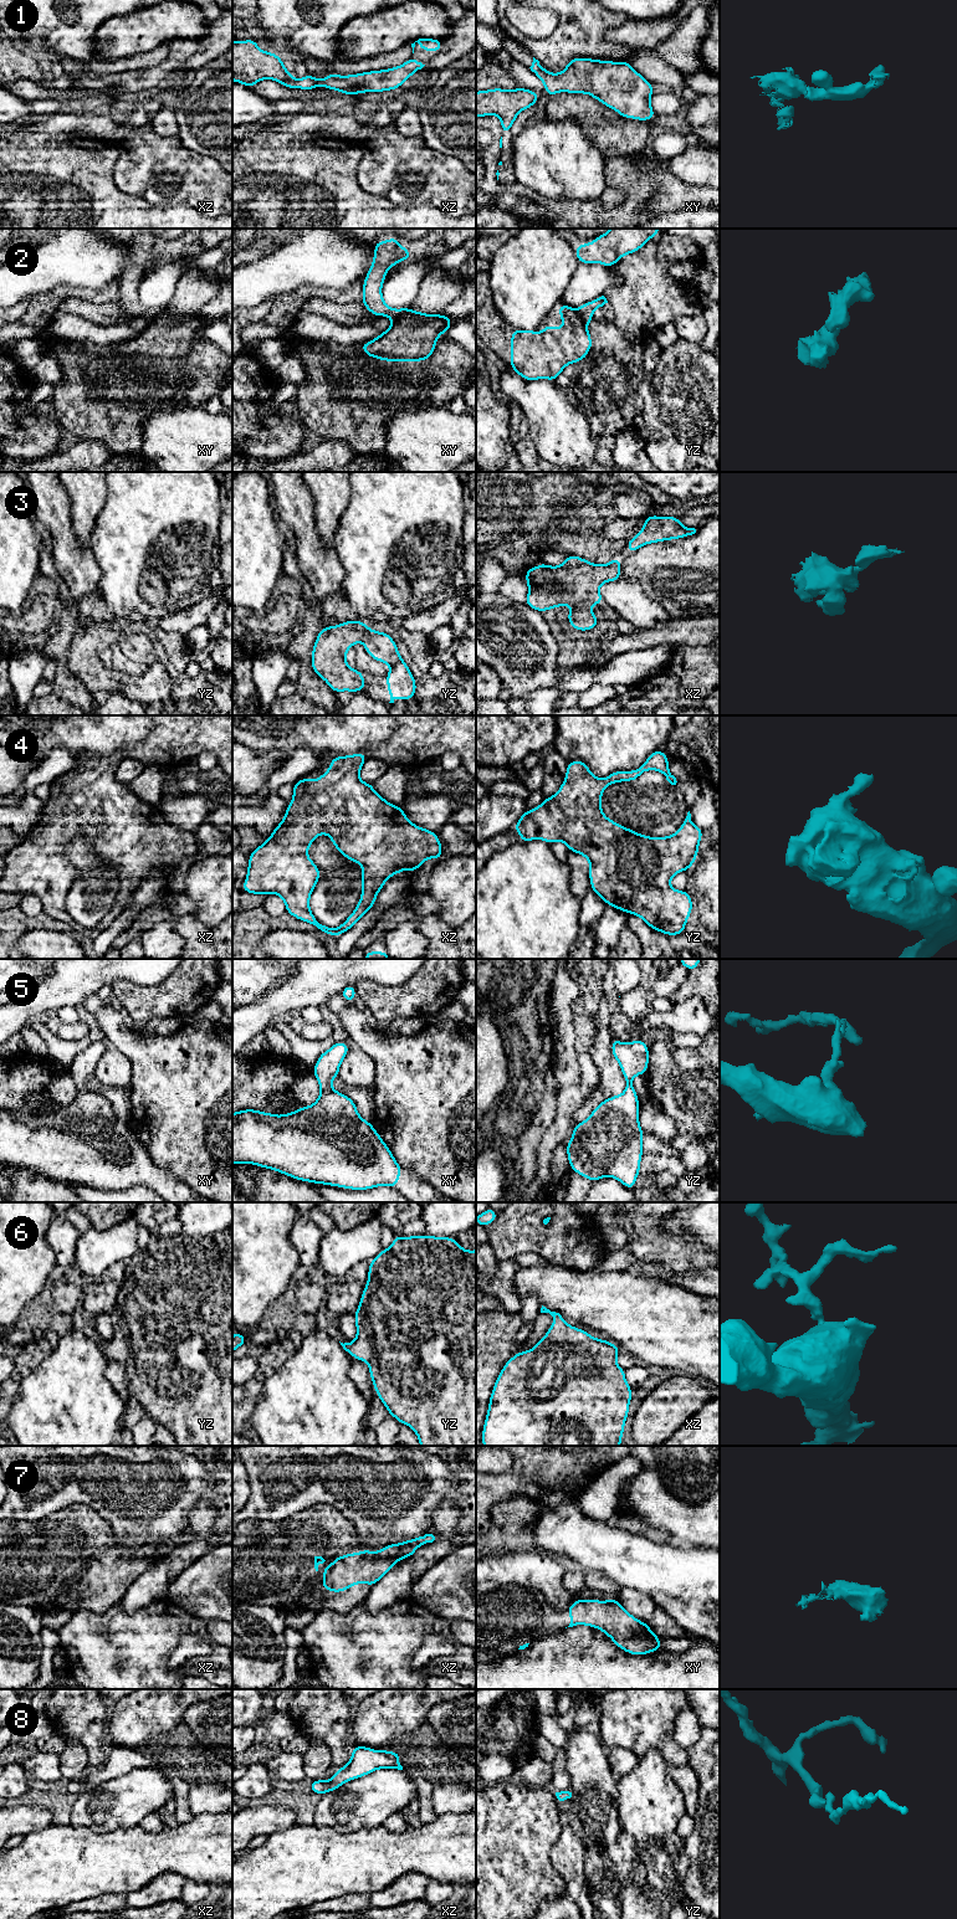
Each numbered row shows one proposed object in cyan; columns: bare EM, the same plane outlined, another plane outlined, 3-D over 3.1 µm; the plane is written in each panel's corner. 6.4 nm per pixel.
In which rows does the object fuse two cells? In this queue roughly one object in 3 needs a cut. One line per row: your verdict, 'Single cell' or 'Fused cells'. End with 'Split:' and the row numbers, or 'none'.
1: Single cell
2: Fused cells
3: Single cell
4: Single cell
5: Single cell
6: Single cell
7: Single cell
8: Single cell
Split: 2

